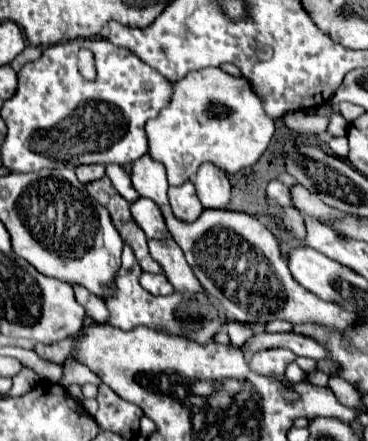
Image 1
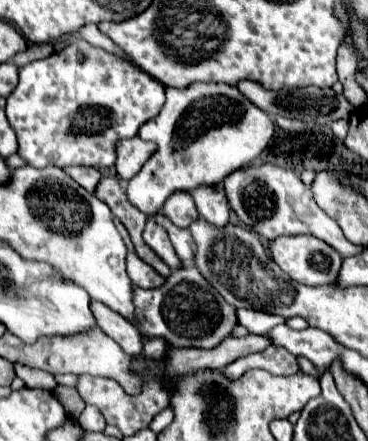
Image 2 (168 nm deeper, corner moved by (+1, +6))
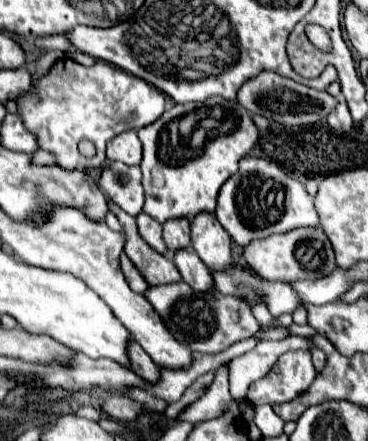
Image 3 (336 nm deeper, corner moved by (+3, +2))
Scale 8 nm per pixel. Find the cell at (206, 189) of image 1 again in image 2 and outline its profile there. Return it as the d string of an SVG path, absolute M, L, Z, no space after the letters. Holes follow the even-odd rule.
M221 184L211 186L211 188L201 188L201 190L193 190L193 200L195 200L195 208L199 212L199 218L217 226L217 228L225 228L229 222L229 202L225 198L225 192L221 190Z

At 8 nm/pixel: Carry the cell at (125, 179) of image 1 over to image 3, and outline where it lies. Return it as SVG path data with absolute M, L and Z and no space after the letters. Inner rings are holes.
M211 96L203 102L175 104L171 110L163 112L161 118L157 118L153 124L143 126L139 130L139 140L143 144L143 212L163 224L169 218L191 218L203 210L215 210L219 188L231 174L237 172L239 160L245 158L259 142L259 128L251 120L251 114L243 110L237 100L223 100L219 96Z

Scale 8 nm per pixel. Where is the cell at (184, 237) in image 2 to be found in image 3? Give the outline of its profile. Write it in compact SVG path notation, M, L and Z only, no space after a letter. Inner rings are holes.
M183 248L177 250L173 254L173 262L181 272L181 278L199 292L207 292L213 288L213 278L211 278L211 270L207 270L207 266L203 266L203 262L199 262L199 256L195 254L193 248Z

